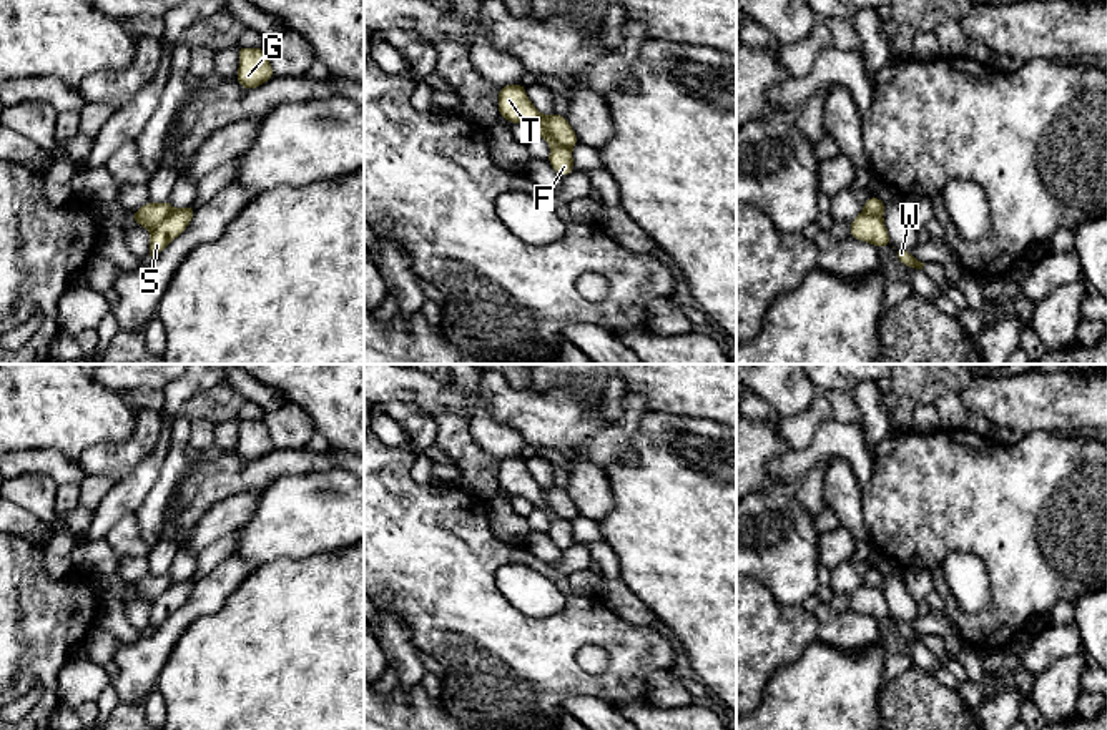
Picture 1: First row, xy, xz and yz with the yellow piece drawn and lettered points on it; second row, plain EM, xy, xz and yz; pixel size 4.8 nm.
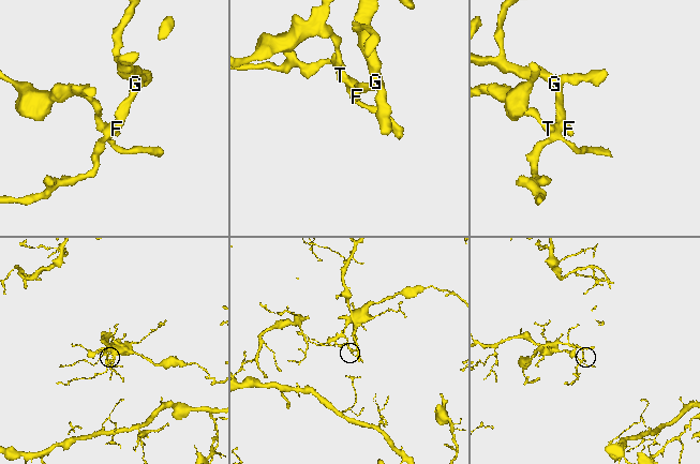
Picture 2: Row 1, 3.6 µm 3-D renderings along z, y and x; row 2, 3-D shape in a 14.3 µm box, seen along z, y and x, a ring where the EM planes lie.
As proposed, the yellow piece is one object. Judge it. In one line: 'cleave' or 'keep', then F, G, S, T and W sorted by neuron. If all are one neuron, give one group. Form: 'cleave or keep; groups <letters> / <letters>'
cleave; groups F T / G S W

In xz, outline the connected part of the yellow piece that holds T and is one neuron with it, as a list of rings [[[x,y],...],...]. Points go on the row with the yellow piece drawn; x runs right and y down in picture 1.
[[[512,83],[499,88],[499,115],[514,125],[522,123],[535,135],[544,136],[550,146],[547,161],[562,178],[573,171],[572,148],[558,145],[547,135],[542,115],[529,100],[522,83]]]

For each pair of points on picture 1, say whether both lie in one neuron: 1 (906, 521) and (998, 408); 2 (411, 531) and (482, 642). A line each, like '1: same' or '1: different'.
1: different
2: same

